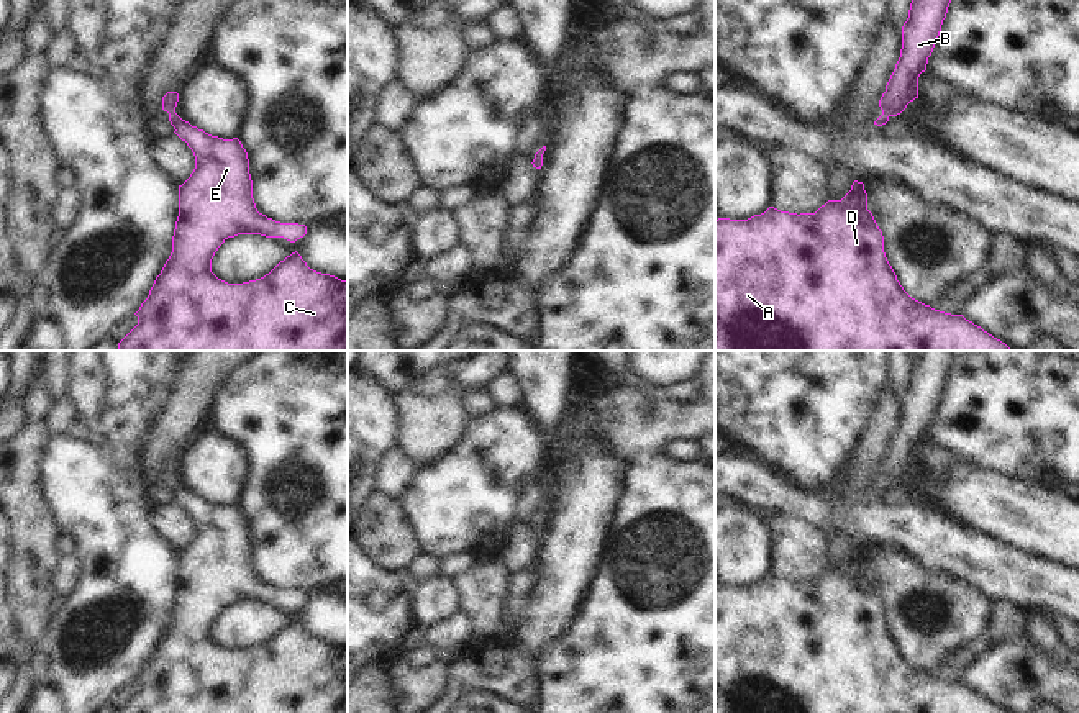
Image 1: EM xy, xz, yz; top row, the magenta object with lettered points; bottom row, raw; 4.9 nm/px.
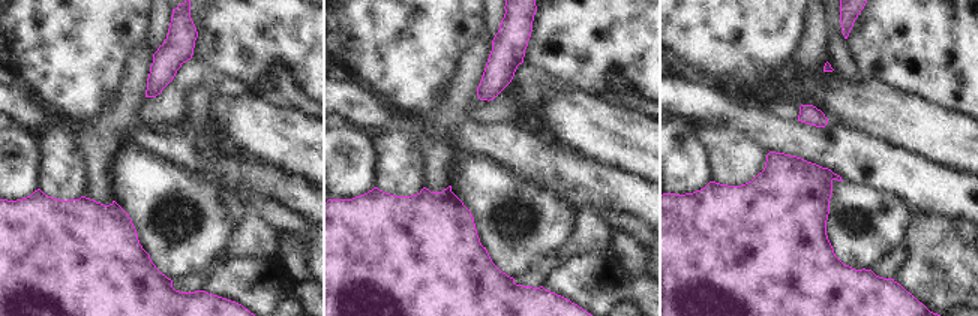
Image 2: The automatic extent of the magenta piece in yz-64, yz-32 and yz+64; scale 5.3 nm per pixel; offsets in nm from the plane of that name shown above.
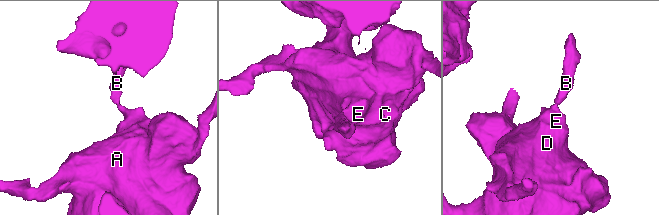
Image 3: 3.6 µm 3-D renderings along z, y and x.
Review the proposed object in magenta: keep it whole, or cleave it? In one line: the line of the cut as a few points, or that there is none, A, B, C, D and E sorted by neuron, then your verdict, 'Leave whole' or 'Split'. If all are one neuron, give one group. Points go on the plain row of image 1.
No split. Groups: A B C D E. Leave whole

